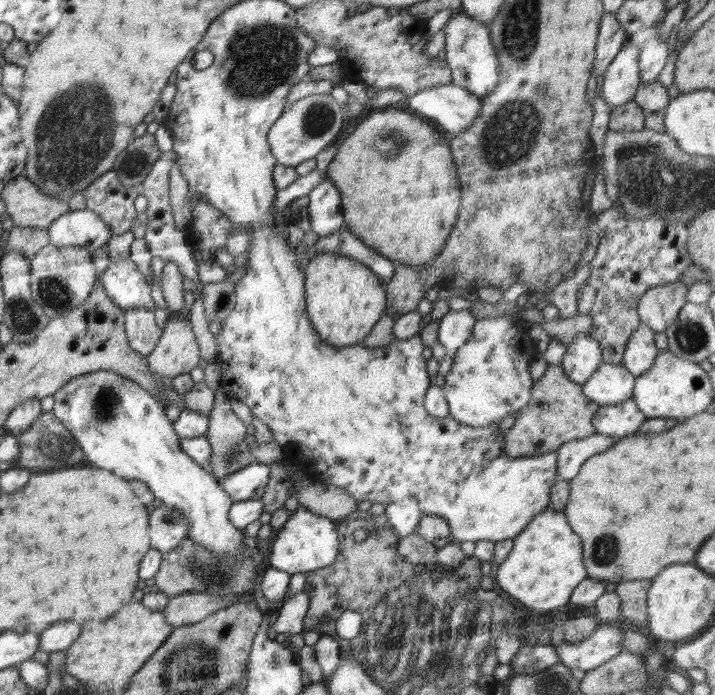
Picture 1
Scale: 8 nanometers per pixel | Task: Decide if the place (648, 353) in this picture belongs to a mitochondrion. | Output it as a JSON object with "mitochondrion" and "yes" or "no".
{"mitochondrion":"no"}

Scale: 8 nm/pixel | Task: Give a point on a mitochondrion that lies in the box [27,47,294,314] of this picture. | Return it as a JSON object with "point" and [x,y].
{"point":[66,154]}

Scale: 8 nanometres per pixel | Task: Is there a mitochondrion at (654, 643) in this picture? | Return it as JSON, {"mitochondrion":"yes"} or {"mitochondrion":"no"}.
{"mitochondrion":"no"}

